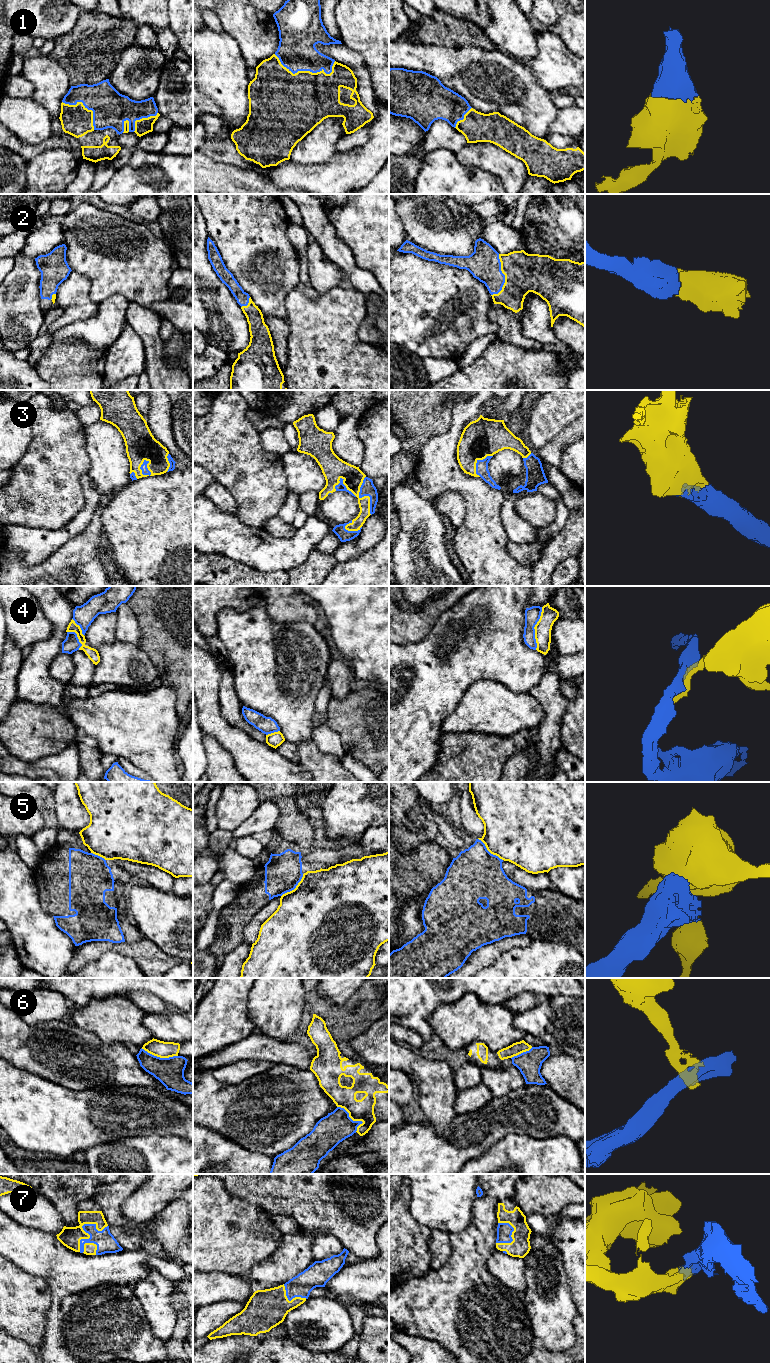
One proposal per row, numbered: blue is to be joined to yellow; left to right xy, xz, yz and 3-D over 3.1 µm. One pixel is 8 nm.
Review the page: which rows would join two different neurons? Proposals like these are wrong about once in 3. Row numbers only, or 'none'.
4, 5, 6

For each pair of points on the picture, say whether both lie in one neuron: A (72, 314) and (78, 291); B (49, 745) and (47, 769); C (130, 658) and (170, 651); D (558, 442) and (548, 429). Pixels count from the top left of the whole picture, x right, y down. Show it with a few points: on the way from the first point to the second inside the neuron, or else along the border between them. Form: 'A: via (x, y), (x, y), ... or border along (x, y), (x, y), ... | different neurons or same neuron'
A: via (74, 308), (74, 297) | same neuron
B: border along (69, 744), (58, 753), (34, 761), (25, 761) | different neurons
C: border along (138, 644), (149, 658), (158, 675) | different neurons
D: border along (572, 422), (537, 450) | different neurons

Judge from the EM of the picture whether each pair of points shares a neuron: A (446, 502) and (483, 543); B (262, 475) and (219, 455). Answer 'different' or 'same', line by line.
A: different
B: same

